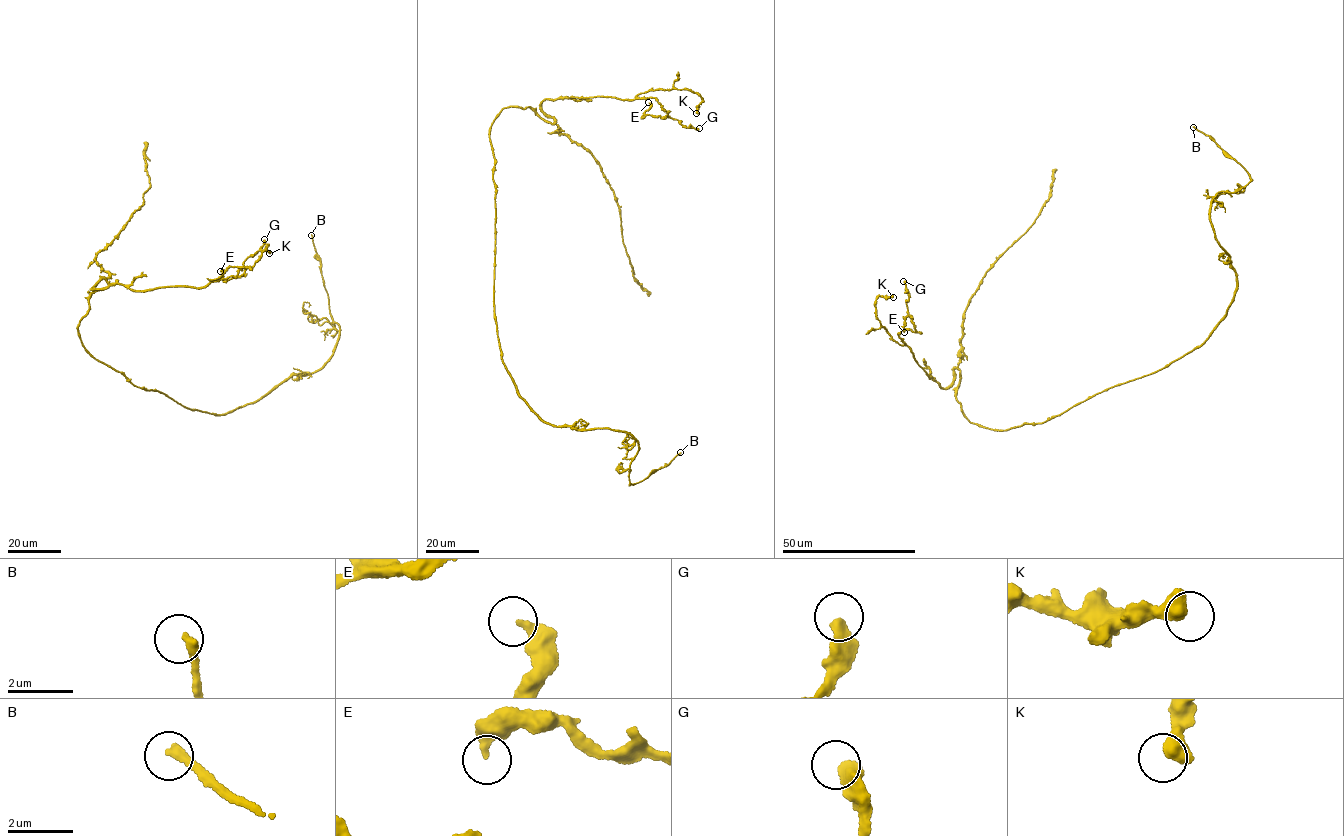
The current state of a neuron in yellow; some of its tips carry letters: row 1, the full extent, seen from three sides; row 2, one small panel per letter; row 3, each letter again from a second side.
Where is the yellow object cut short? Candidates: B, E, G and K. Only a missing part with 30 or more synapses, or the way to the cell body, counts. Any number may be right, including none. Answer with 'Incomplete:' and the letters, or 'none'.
Incomplete: B

